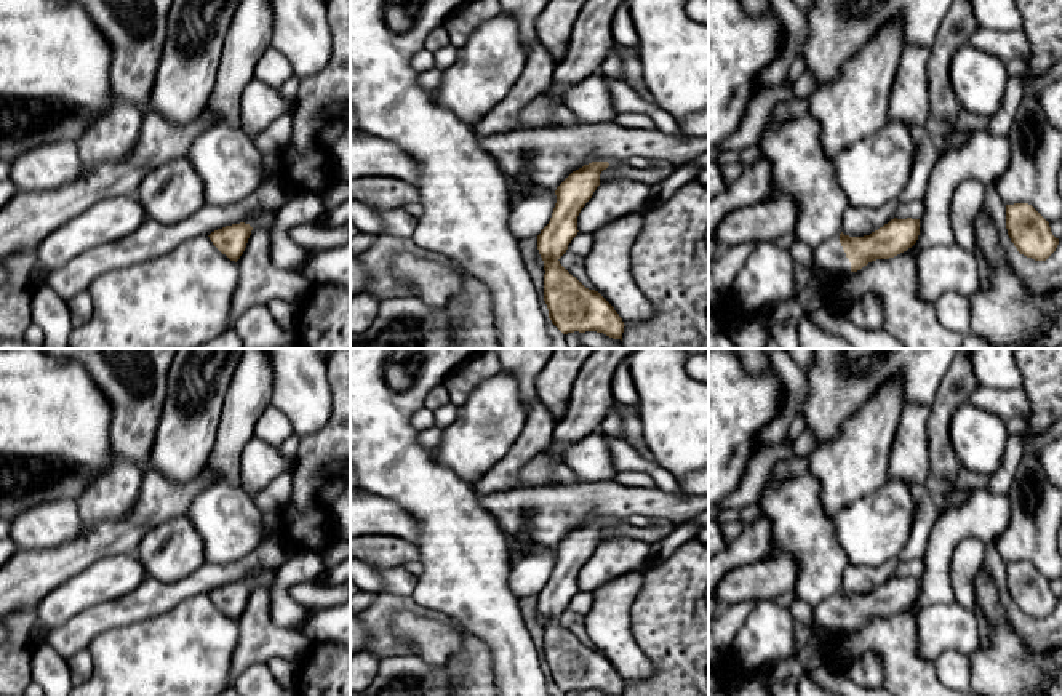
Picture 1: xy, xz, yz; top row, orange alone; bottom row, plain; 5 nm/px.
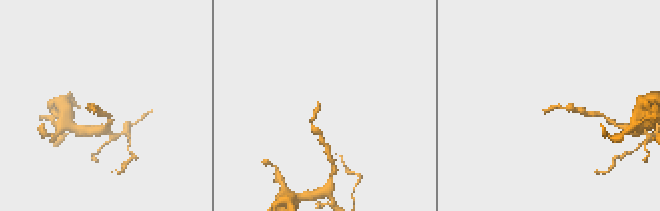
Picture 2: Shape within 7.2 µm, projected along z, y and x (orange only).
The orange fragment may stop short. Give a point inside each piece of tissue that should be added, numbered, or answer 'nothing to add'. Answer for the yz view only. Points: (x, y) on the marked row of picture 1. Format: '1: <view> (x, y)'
1: yz (830, 260)

